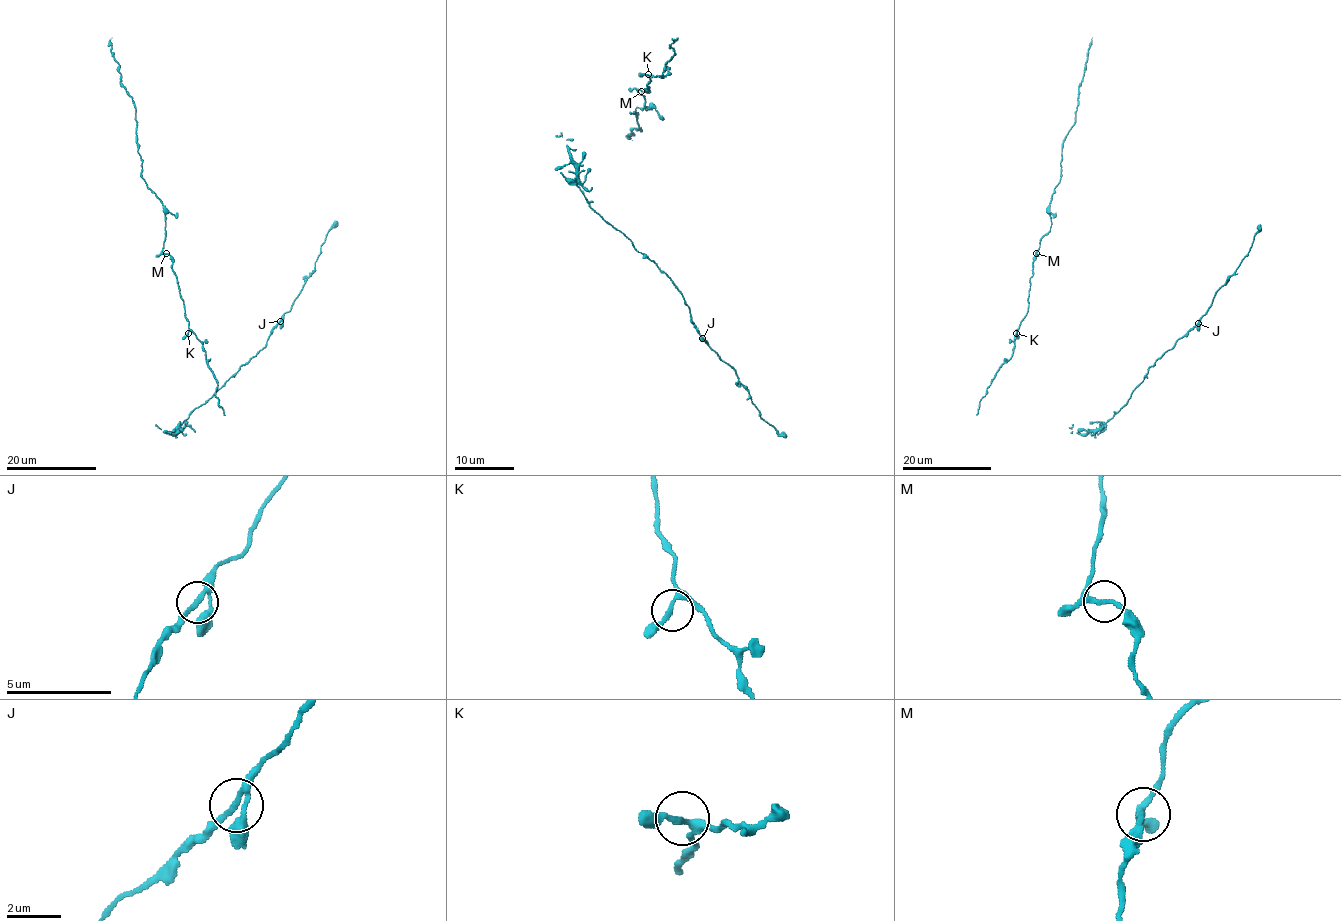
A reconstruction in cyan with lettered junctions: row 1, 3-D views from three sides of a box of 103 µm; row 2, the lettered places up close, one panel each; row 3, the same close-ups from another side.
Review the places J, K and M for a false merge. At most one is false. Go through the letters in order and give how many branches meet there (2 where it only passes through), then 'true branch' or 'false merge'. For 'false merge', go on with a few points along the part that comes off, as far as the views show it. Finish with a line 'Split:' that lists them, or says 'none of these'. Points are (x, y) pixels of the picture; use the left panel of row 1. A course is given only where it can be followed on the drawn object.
J: 3 | true branch
K: 3 | true branch
M: 3 | true branch
Split: none of these

